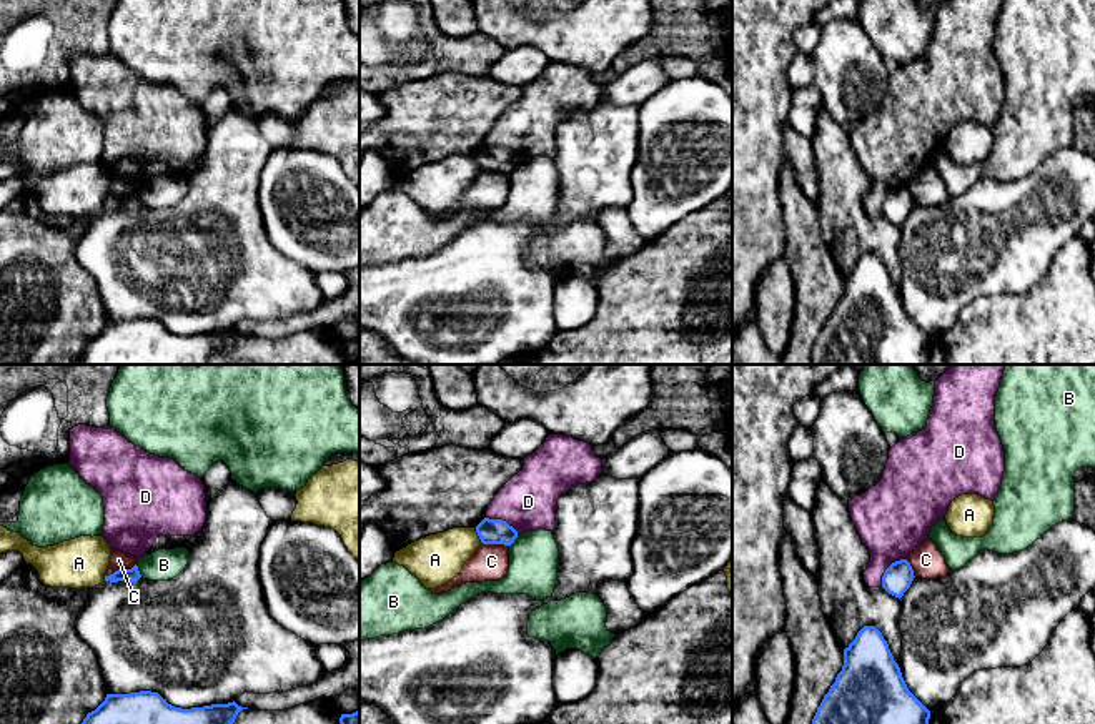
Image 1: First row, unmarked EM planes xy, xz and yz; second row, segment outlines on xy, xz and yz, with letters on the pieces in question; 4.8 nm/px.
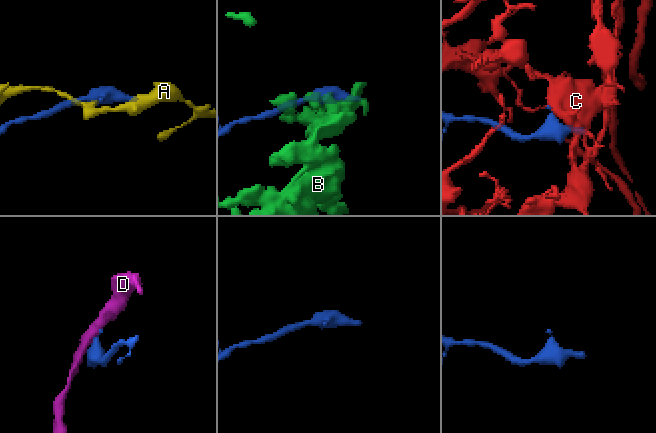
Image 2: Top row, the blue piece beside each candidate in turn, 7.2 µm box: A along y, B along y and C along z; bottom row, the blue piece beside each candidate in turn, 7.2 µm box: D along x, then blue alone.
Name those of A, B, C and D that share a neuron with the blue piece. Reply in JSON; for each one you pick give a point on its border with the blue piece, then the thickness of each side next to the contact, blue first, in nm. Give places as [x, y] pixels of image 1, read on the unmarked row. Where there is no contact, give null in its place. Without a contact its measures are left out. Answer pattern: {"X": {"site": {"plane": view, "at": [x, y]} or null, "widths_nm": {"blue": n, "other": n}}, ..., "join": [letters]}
{"join": []}

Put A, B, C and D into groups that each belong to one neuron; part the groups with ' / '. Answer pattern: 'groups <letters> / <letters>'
groups A / B / C / D

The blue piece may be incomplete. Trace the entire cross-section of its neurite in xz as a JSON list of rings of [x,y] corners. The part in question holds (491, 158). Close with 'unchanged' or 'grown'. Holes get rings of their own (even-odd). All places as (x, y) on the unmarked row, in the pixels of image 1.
[[[484,145],[476,160],[483,171],[504,171],[511,173],[518,165],[518,158],[503,146]]]; unchanged

